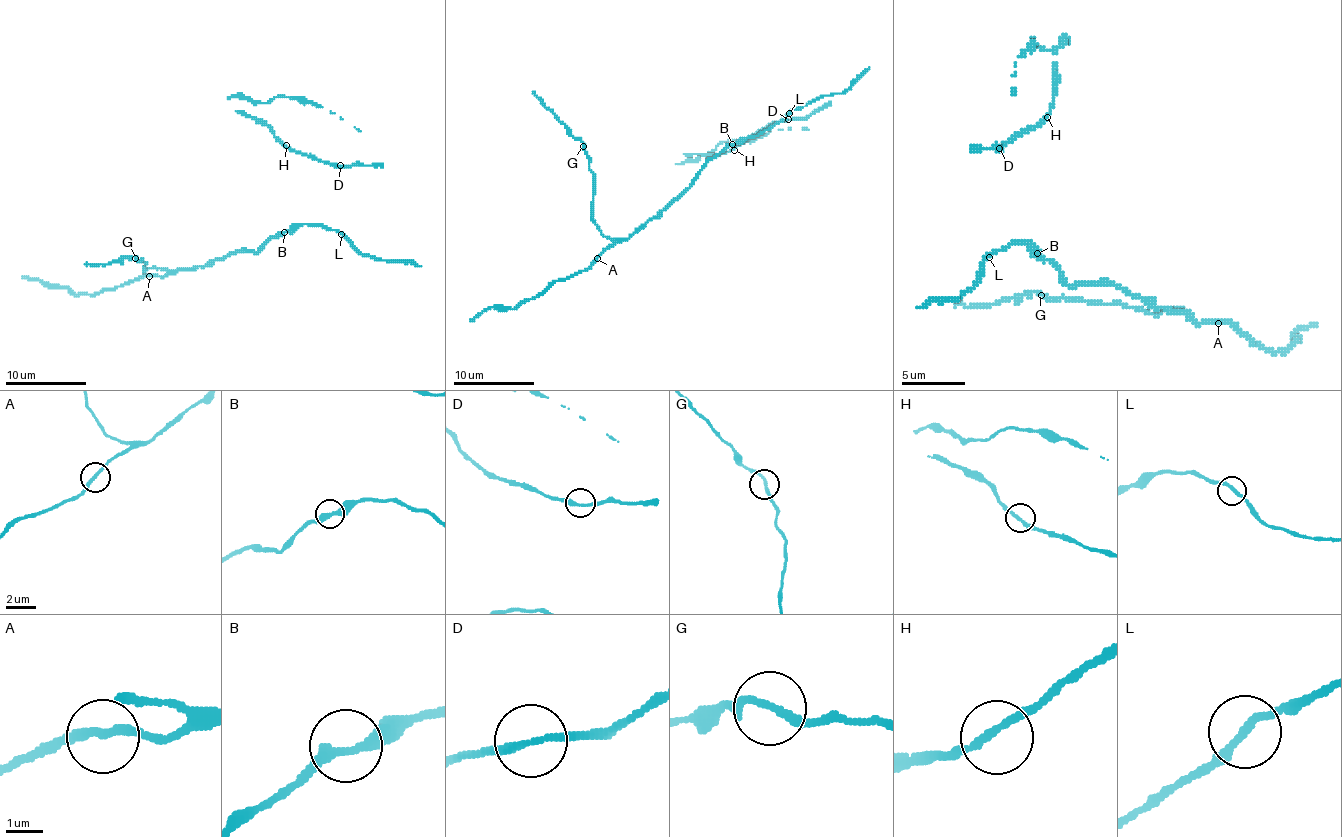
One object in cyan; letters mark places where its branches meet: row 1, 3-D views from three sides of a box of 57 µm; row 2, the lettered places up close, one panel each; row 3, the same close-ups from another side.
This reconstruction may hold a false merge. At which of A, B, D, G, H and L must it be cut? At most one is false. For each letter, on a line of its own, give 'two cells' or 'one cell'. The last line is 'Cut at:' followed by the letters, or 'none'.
A: one cell
B: one cell
D: one cell
G: one cell
H: one cell
L: one cell
Cut at: none

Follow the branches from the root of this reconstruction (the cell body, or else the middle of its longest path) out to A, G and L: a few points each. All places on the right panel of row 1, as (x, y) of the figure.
A: (1041, 253), (1069, 285), (1117, 285), (1129, 295), (1145, 298), (1155, 307), (1183, 310), (1196, 323), (1218, 323)
G: (1041, 253), (1069, 285), (1117, 285), (1155, 307), (1187, 314), (1145, 314), (1120, 304), (1041, 295)
L: (1041, 253), (1028, 241), (1015, 241), (990, 256)

